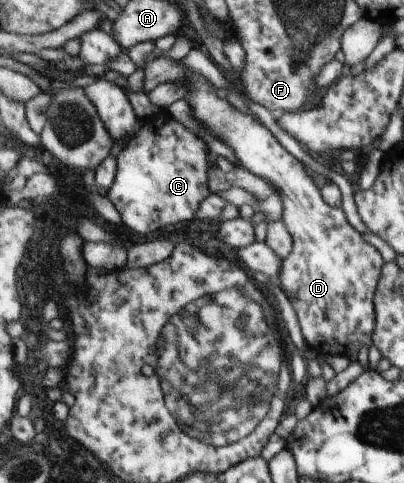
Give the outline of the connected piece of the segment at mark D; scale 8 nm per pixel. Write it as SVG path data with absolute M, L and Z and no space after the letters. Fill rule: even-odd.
M165 56L146 61L144 68L144 91L151 92L162 84L179 83L186 90L186 102L191 108L194 119L206 125L206 129L220 142L222 141L237 158L237 162L256 177L268 182L281 197L282 223L292 240L292 251L280 261L279 283L283 293L291 302L297 314L303 339L310 351L318 356L346 356L351 362L357 361L362 346L372 346L371 335L377 318L374 313L374 299L381 282L382 268L385 266L382 256L373 245L365 242L360 233L349 225L341 208L329 206L322 199L321 190L315 185L311 175L291 153L288 153L272 135L269 128L247 113L241 113L233 107L226 97L221 97L214 86L199 73L187 69L182 60L171 60Z

